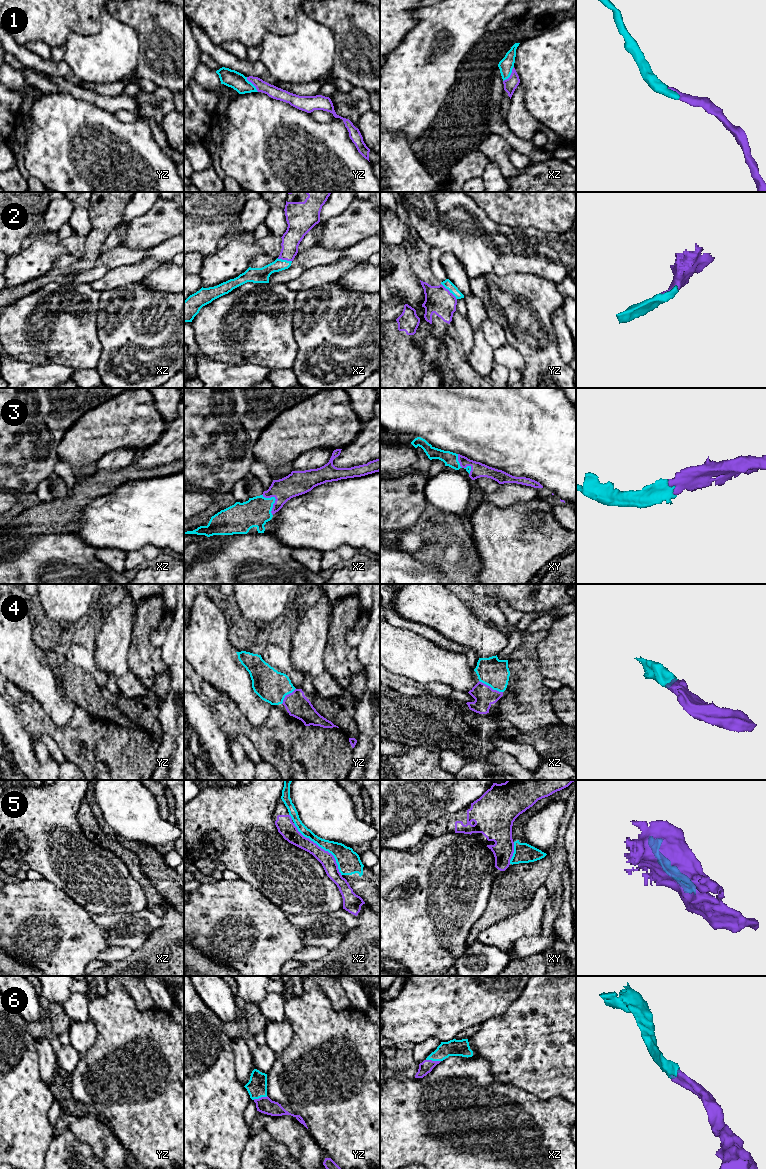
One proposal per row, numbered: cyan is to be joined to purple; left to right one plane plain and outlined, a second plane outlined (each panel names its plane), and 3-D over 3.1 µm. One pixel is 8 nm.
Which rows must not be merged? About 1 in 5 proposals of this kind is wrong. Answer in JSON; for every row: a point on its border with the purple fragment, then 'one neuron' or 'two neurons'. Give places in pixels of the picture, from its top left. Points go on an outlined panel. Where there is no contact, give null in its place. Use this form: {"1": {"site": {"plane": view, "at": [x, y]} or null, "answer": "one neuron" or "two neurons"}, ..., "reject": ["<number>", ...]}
{"1": {"site": {"plane": "xz", "at": [511, 74]}, "answer": "one neuron"}, "2": {"site": {"plane": "yz", "at": [449, 291]}, "answer": "one neuron"}, "3": {"site": {"plane": "xz", "at": [275, 501]}, "answer": "one neuron"}, "4": {"site": {"plane": "xz", "at": [490, 687]}, "answer": "one neuron"}, "5": {"site": {"plane": "xz", "at": [321, 848]}, "answer": "two neurons"}, "6": {"site": {"plane": "xz", "at": [433, 1061]}, "answer": "one neuron"}, "reject": ["5"]}

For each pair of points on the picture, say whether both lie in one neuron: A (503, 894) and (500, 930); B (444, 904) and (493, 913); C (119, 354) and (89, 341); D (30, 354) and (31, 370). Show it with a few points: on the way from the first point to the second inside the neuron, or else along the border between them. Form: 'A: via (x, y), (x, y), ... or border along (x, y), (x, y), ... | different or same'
A: border along (523, 911), (499, 920), (480, 931) | different
B: border along (490, 888), (487, 906), (470, 930) | different
C: border along (96, 323), (101, 354), (94, 368) | different
D: border along (10, 353), (28, 362), (54, 362) | different

